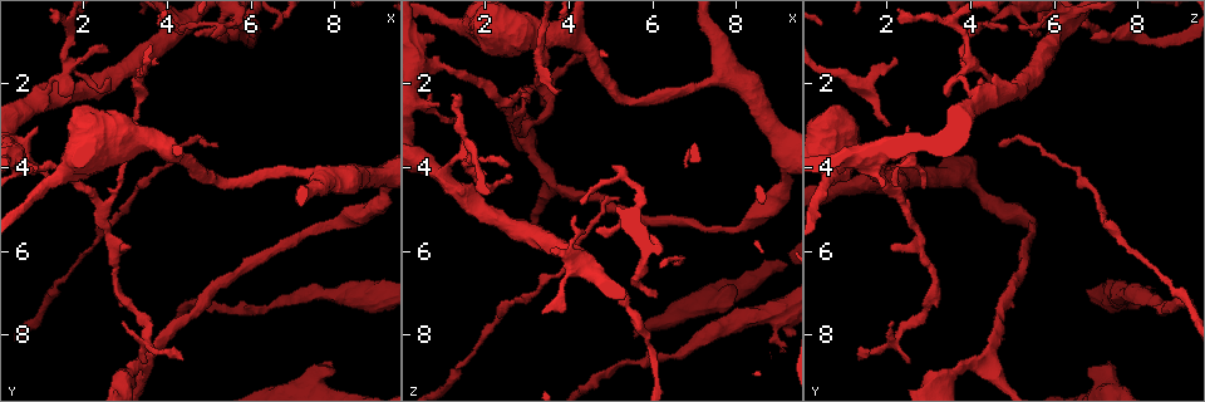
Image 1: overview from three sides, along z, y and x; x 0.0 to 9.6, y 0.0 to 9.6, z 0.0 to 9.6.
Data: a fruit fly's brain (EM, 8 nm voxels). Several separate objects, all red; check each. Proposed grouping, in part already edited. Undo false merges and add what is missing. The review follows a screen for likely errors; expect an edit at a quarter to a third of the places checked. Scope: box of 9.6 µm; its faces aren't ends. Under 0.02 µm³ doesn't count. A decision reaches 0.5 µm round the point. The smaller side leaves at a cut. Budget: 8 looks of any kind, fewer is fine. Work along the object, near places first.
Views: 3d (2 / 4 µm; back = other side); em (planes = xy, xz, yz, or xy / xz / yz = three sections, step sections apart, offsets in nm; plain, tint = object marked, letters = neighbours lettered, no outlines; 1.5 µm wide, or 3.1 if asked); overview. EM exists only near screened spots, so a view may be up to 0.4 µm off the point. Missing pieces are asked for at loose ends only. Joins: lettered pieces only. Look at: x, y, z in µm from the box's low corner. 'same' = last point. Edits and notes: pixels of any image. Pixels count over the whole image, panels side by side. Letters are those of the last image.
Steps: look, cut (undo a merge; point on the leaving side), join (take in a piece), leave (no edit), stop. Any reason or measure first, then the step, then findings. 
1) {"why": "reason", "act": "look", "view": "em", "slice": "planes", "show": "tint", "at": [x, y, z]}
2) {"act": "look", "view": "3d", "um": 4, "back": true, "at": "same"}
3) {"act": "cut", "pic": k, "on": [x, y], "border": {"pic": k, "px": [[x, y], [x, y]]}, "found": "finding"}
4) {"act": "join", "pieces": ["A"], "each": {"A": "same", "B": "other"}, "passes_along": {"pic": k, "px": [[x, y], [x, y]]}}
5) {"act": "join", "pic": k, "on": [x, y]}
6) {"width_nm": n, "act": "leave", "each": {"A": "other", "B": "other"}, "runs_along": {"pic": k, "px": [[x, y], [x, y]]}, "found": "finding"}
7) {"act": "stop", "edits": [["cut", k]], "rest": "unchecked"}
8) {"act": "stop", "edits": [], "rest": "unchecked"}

{"why": "thin end", "act": "look", "view": "em", "slice": "xy", "step": 4, "show": "letters", "at": [3.85, 1.50, 2.15]}

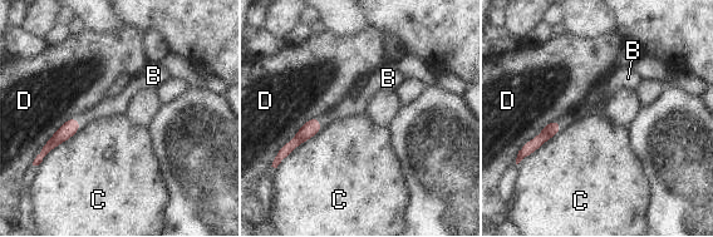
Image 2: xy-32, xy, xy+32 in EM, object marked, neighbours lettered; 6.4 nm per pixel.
{"act": "join", "pieces": ["B"], "each": {"B": "same", "C": "other", "D": "other"}, "found": "it goes on there"}

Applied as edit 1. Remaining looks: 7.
{"why": "a fork", "act": "look", "view": "3d", "um": 4, "at": [2.60, 5.70, 2.75]}

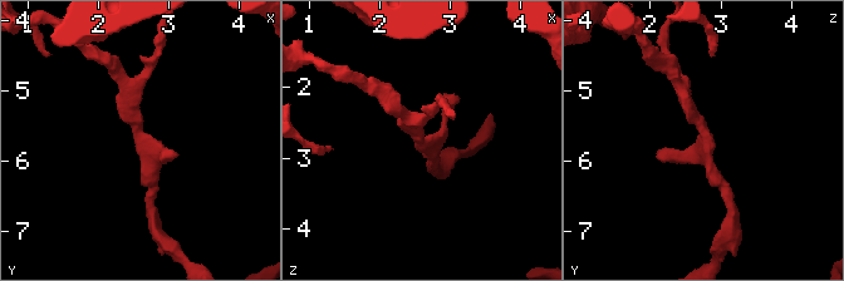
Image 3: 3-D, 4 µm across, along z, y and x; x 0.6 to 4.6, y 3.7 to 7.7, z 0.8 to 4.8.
{"act": "look", "view": "em", "slice": "planes", "show": "tint", "at": [2.60, 5.70, 2.85]}

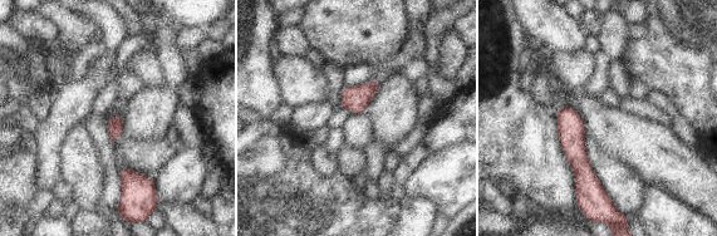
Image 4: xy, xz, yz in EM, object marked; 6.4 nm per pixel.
{"why": "see the neighbours", "act": "look", "view": "em", "slice": "planes", "show": "letters", "at": "same"}

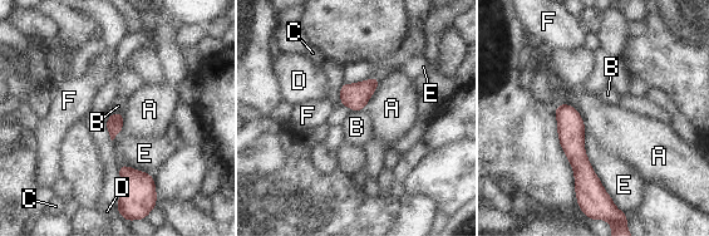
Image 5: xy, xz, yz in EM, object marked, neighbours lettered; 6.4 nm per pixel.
{"act": "leave", "each": {"A": "other", "B": "other", "C": "other", "D": "other", "E": "other", "F": "other"}, "runs_along": {"pic": 5, "px": [[561, 107], [582, 171], [600, 188]]}, "found": "all the same neuron"}

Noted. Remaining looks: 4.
{"why": "sudden change in width", "act": "look", "view": "em", "slice": "xy", "step": 8, "show": "tint", "at": [6.45, 7.35, 8.55]}

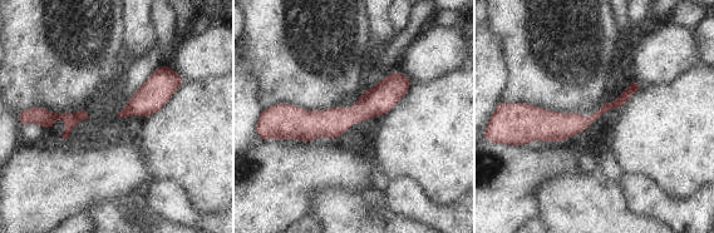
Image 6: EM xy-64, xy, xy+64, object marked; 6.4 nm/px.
{"why": "cut it another way", "act": "look", "view": "em", "slice": "planes", "show": "tint", "at": "same"}

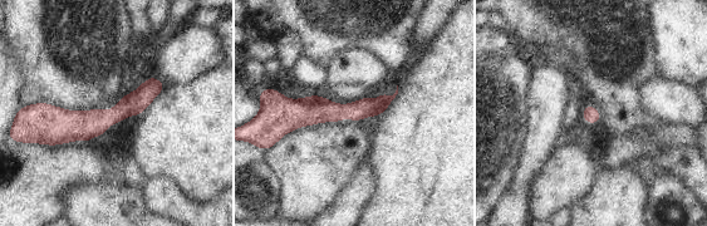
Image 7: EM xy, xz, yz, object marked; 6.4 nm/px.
{"act": "look", "view": "em", "slice": "planes", "show": "letters", "at": "same"}

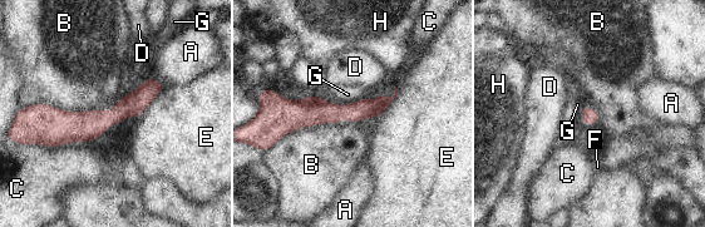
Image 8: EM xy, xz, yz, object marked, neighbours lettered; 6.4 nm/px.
{"width_nm": 100, "act": "leave", "each": {"A": "other", "B": "other", "C": "other", "D": "other", "E": "other", "F": "other", "G": "other", "H": "other"}, "found": "continuous, no second neuron"}

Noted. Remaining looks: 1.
{"act": "stop", "edits": [["join", 2]], "rest": "unchecked"}

